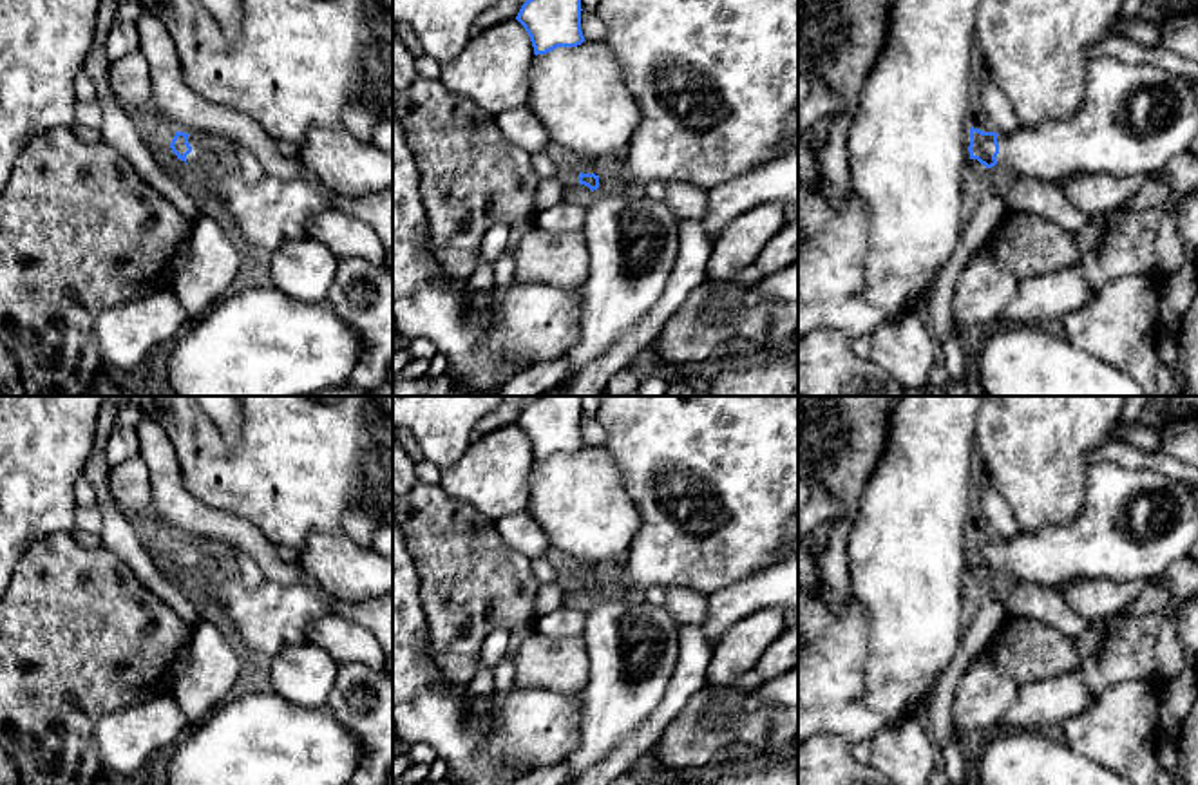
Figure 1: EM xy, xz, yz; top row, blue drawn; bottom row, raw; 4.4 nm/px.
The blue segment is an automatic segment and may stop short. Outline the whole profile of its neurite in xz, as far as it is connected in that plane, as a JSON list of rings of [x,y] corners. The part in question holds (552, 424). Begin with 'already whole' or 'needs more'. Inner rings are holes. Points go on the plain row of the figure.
already whole | [[[537,396],[521,411],[516,425],[528,438],[536,461],[557,452],[577,452],[585,447],[581,398]]]

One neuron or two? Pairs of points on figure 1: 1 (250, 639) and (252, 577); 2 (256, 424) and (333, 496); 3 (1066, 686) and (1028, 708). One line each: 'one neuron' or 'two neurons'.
1: two neurons
2: one neuron
3: one neuron

